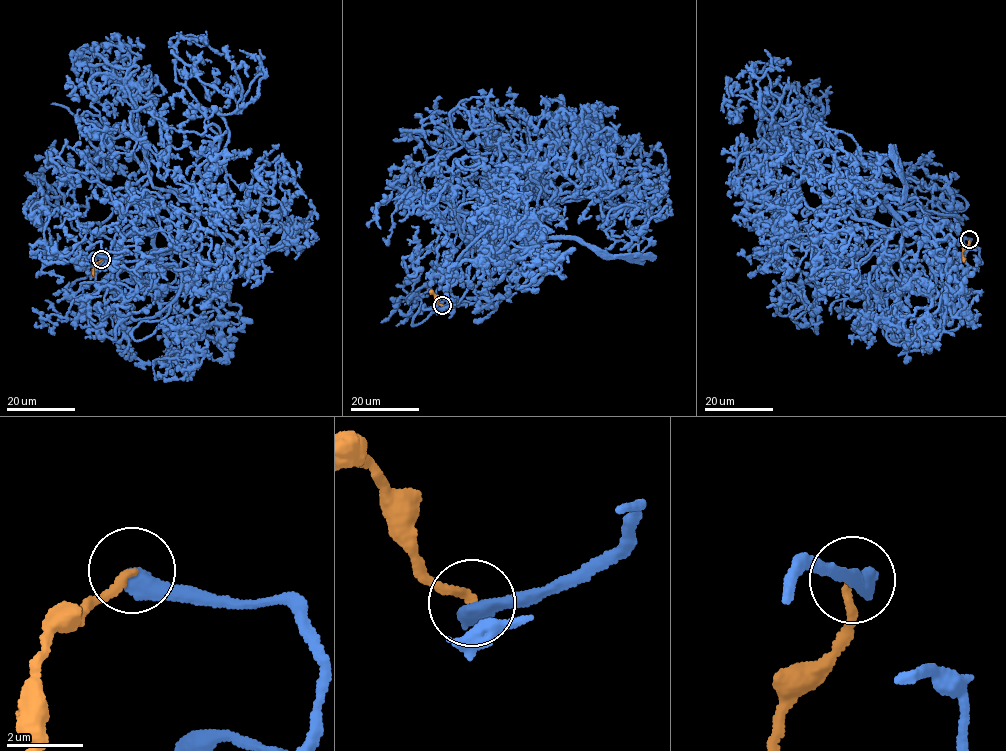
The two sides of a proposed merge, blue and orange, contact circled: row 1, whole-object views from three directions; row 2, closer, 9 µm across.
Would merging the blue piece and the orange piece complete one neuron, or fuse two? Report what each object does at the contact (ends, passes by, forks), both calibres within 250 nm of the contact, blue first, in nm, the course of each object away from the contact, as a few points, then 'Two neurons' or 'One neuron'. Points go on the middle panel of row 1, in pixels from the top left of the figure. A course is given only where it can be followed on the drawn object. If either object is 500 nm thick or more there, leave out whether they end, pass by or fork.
Thickness 500 nm (blue) against 200 nm. Course of blue: (442, 306), (489, 228), (519, 226), (527, 249), (478, 268), (450, 152), (437, 187), (428, 166), (444, 156). Course of orange: (442, 305), (430, 292). Two neurons

